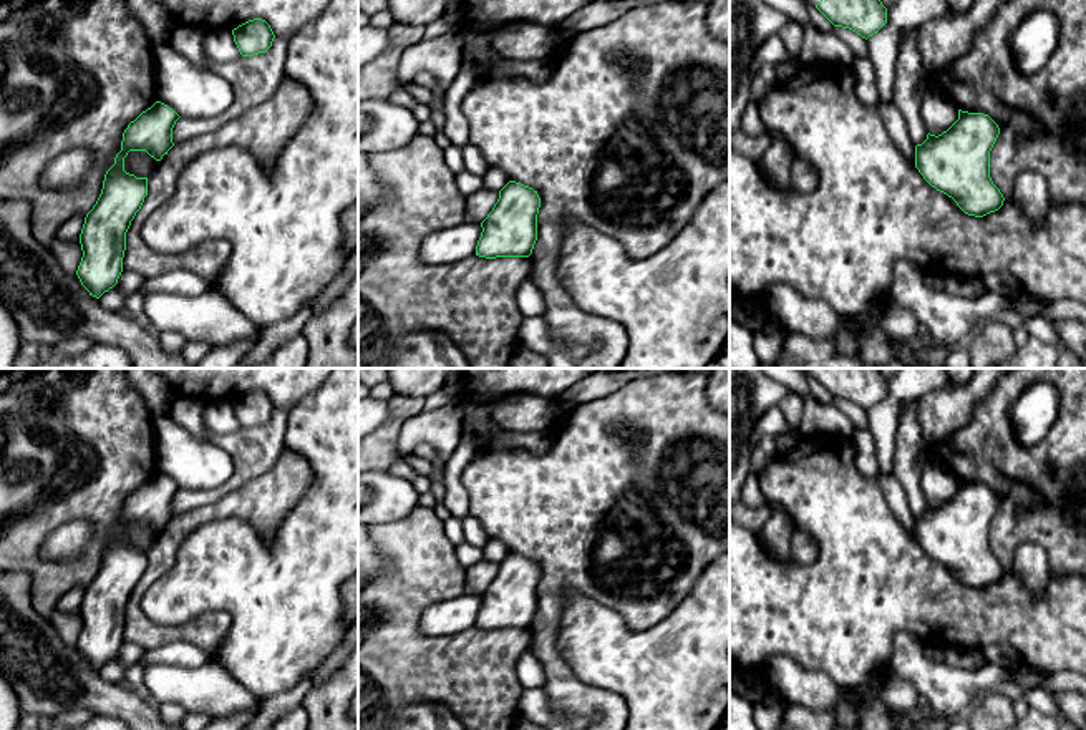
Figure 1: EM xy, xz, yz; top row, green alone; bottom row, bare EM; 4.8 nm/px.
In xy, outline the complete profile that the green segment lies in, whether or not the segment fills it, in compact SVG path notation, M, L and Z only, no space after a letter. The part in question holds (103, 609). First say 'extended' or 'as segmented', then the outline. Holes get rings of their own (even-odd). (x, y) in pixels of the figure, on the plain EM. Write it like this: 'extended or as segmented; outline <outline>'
as segmented; outline M156 473L128 496L121 523L106 543L101 566L86 586L80 606L83 622L76 647L90 667L99 670L118 655L123 644L126 604L148 567L148 549L124 543L129 523L146 523L156 533L174 518L172 499L181 488Z

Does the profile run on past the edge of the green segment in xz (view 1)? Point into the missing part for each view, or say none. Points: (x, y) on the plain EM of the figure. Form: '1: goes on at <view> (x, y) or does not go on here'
1: does not go on here

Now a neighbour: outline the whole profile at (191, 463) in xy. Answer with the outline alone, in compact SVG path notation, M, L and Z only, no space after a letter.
M169 413L154 415L156 473L181 489L216 489L234 474L234 460L225 448L204 443Z

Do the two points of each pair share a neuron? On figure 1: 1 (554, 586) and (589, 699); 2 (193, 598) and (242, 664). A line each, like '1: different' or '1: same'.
1: same
2: same

